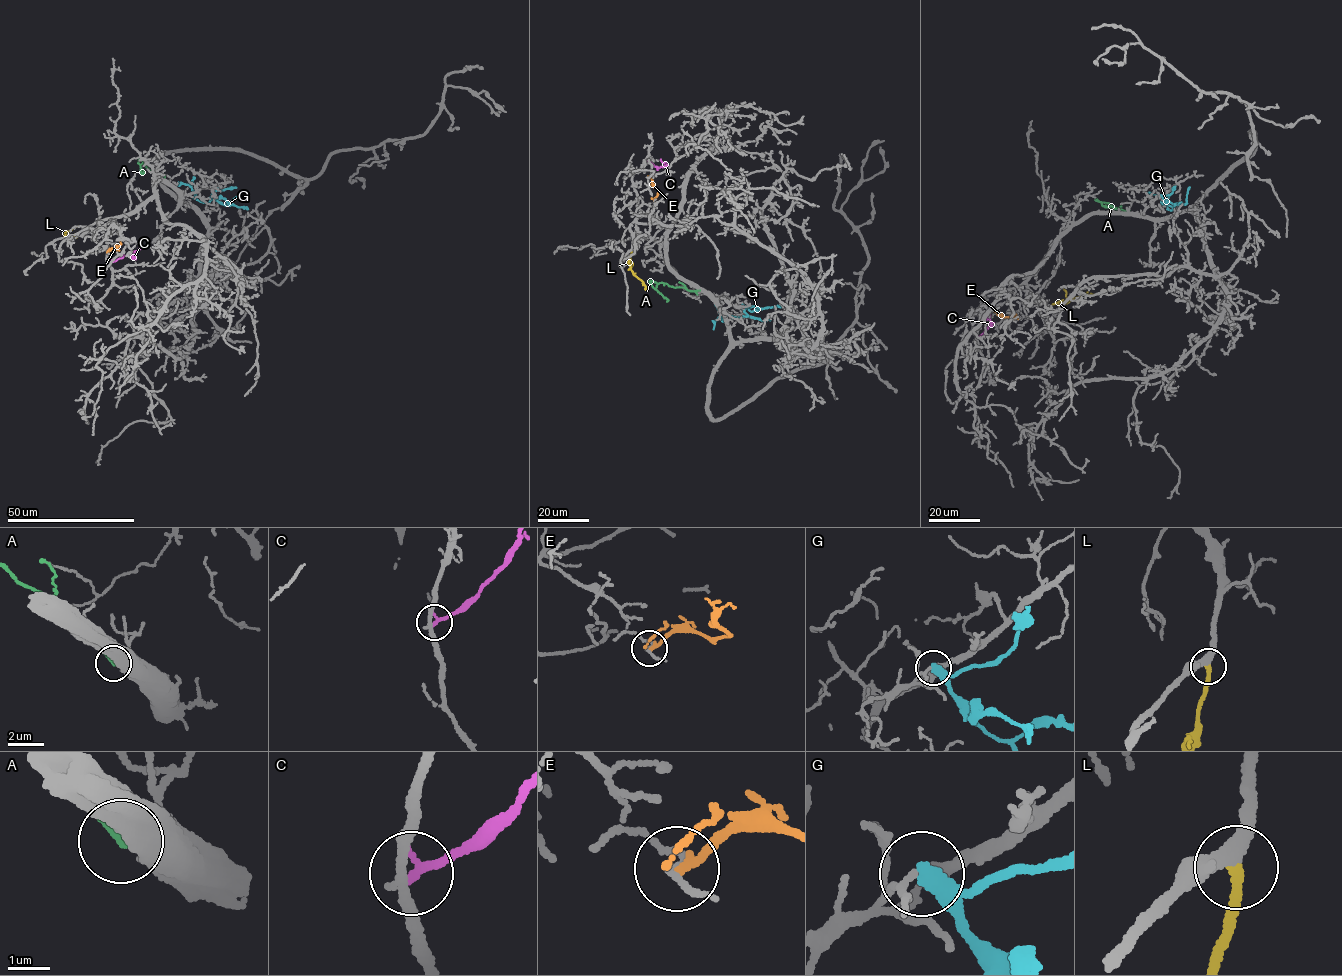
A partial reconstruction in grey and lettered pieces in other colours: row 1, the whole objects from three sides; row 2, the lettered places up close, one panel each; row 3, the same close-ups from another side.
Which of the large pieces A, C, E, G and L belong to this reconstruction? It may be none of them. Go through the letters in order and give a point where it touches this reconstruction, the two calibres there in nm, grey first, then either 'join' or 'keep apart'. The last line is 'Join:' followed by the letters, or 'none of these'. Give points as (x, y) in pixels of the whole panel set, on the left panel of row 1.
A: (173, 189) | 600/200 nm | keep apart
C: (111, 261) | 240/240 nm | keep apart
E: (107, 252) | 110/200 nm | keep apart
G: (217, 188) | 120/320 nm | keep apart
L: (72, 237) | 280/240 nm | join
Join: L

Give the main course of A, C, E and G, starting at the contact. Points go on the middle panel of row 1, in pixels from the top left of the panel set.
A: (700, 290), (651, 282), (667, 301)
C: (648, 160), (659, 168), (664, 166), (661, 159)
E: (653, 202), (658, 189), (648, 175)
G: (742, 303), (746, 316), (724, 315), (715, 322), (713, 329)

